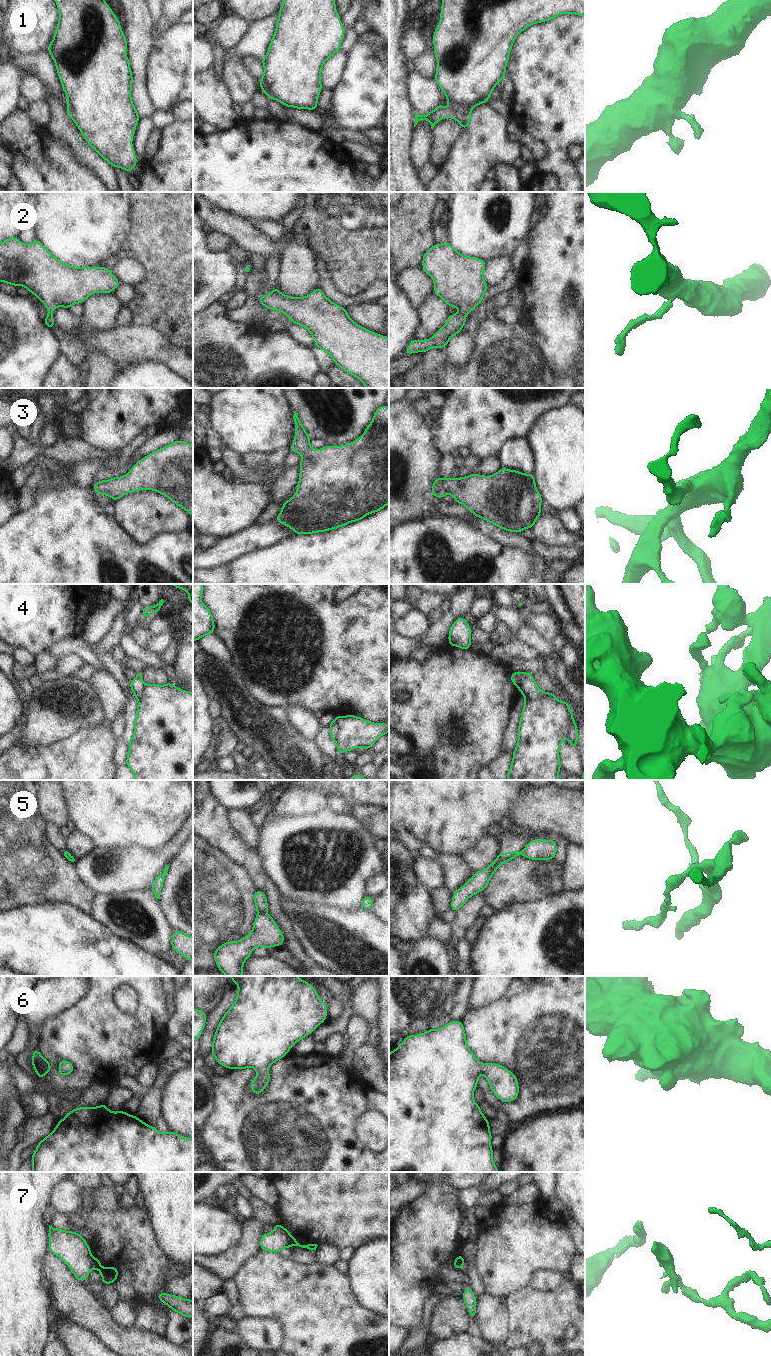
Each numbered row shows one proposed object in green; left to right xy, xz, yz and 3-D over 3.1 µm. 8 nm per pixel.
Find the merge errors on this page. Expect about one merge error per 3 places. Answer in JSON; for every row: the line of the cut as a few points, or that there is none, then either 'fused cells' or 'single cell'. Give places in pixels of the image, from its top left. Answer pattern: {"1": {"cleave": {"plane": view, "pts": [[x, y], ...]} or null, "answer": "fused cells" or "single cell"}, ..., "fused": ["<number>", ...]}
{"1": {"cleave": {"plane": "yz", "pts": [[436, 108], [448, 116]]}, "answer": "fused cells"}, "2": {"cleave": null, "answer": "single cell"}, "3": {"cleave": null, "answer": "single cell"}, "4": {"cleave": {"plane": "xz", "pts": [[338, 716], [337, 736], [334, 740]]}, "answer": "fused cells"}, "5": {"cleave": {"plane": "xz", "pts": [[258, 911], [265, 912]]}, "answer": "fused cells"}, "6": {"cleave": null, "answer": "single cell"}, "7": {"cleave": {"plane": "xz", "pts": [[290, 1235], [292, 1244]]}, "answer": "fused cells"}, "fused": ["1", "4", "5", "7"]}

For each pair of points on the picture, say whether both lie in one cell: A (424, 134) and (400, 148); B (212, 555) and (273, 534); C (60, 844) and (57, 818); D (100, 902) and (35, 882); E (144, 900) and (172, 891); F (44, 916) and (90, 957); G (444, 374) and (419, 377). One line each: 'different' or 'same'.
A: different
B: same
C: different
D: different
E: different
F: same
G: different

